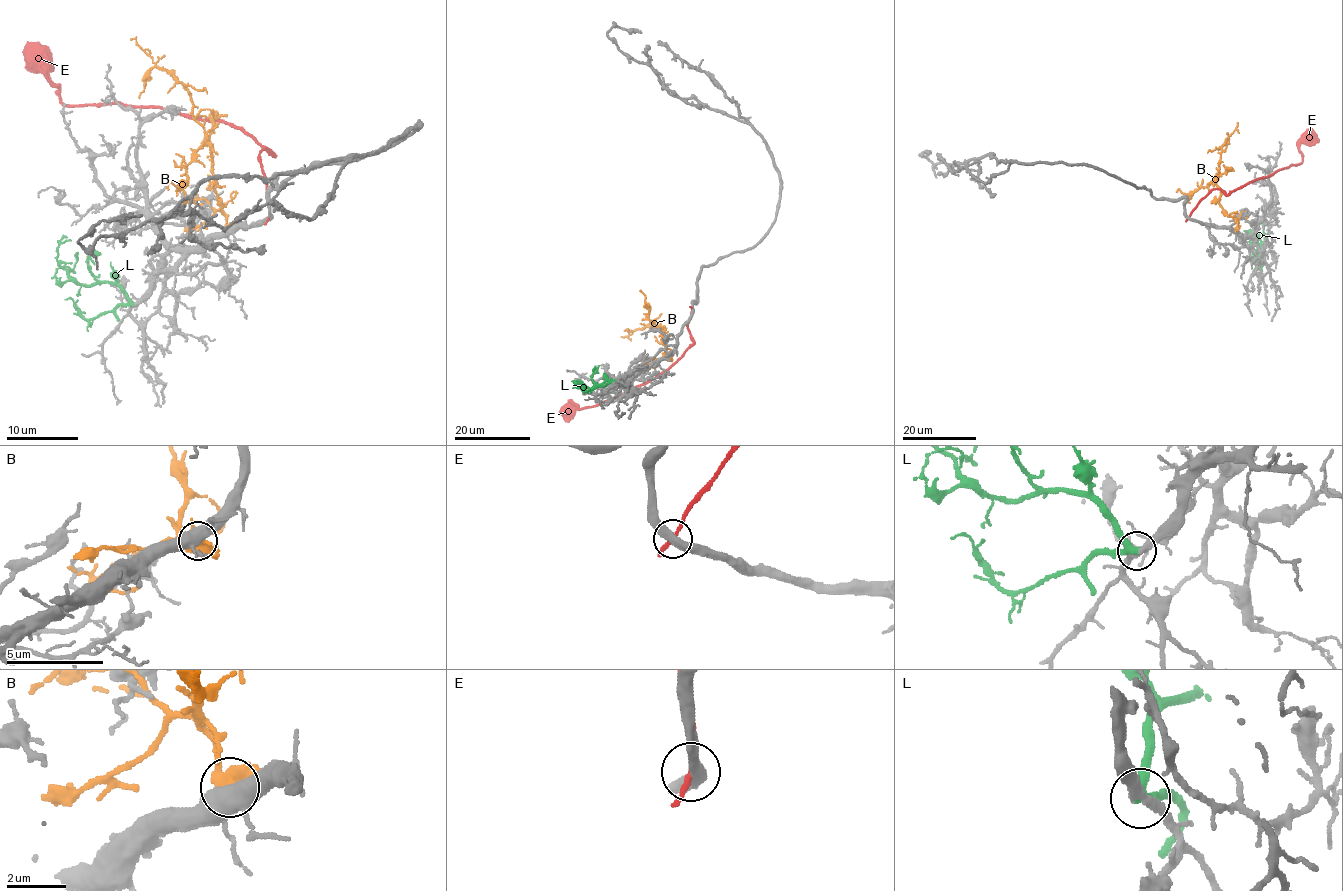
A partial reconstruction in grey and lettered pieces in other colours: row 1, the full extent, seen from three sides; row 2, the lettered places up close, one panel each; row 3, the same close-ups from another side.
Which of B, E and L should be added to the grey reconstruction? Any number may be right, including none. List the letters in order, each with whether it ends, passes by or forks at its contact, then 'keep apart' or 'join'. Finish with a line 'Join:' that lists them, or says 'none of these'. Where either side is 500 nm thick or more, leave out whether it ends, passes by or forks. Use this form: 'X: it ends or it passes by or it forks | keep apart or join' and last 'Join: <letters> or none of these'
B: it passes by | keep apart
E: it passes by | keep apart
L: it passes by | join
Join: L

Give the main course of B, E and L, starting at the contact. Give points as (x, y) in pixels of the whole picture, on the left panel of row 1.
B: (229, 228), (214, 185), (209, 139), (193, 115), (191, 95), (165, 70), (160, 70), (142, 48), (130, 39)
E: (269, 216), (261, 152), (265, 148), (275, 154), (220, 122), (158, 108), (64, 104), (59, 86), (30, 46)
L: (133, 304), (116, 284), (89, 285), (75, 282), (68, 276), (57, 260), (57, 247), (66, 240), (71, 241)

